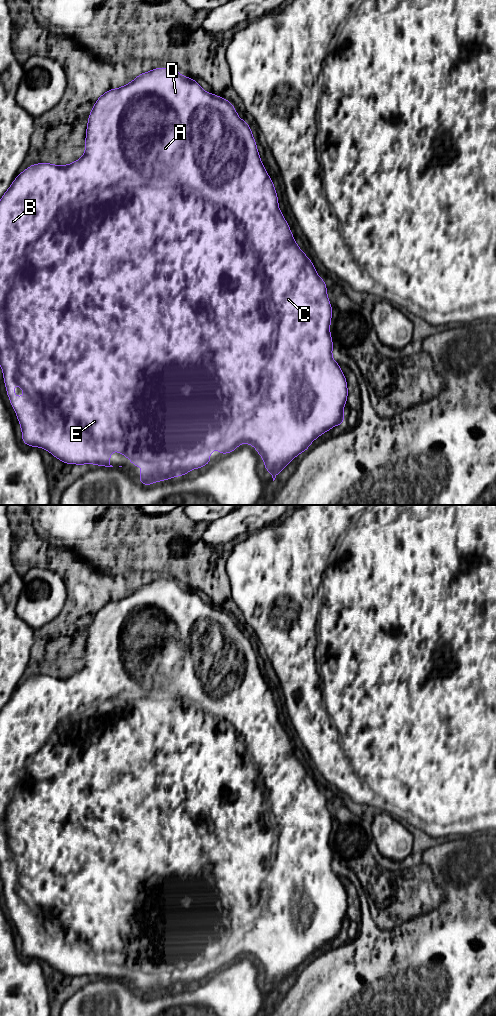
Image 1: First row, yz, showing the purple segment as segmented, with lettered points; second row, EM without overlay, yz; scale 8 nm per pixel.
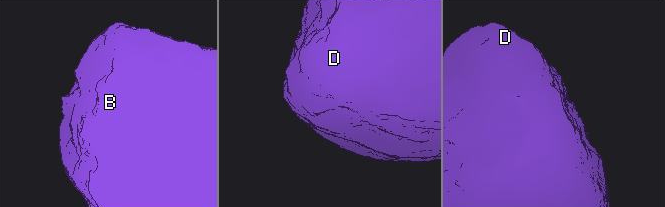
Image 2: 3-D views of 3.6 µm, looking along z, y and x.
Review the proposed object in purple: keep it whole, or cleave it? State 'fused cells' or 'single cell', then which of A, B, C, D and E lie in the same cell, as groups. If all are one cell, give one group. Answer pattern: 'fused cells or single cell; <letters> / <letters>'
single cell; A B C D E

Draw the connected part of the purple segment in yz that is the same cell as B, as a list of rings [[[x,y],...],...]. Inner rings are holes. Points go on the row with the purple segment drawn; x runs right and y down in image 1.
[[[154,68],[141,73],[132,82],[117,89],[110,89],[101,95],[94,104],[88,117],[85,140],[85,154],[76,162],[64,166],[50,163],[38,163],[29,166],[13,181],[0,200],[0,366],[6,393],[14,408],[22,430],[22,441],[32,447],[41,447],[66,464],[96,464],[113,467],[110,464],[110,452],[123,453],[134,466],[143,466],[139,481],[149,486],[152,483],[186,475],[191,469],[199,469],[212,461],[209,454],[219,448],[219,454],[233,452],[240,444],[253,445],[264,461],[265,469],[271,474],[273,481],[280,471],[298,454],[307,451],[309,445],[324,432],[336,425],[344,424],[343,409],[346,404],[347,381],[340,365],[332,358],[333,342],[330,335],[332,307],[327,297],[327,287],[321,279],[313,263],[298,247],[290,227],[279,207],[275,187],[260,159],[258,149],[249,124],[237,115],[236,109],[228,100],[215,94],[205,92],[192,78],[185,77],[173,68]],[[46,257],[64,258],[63,262],[45,262]],[[14,362],[18,363],[17,383],[25,392],[25,397],[14,396]]]

